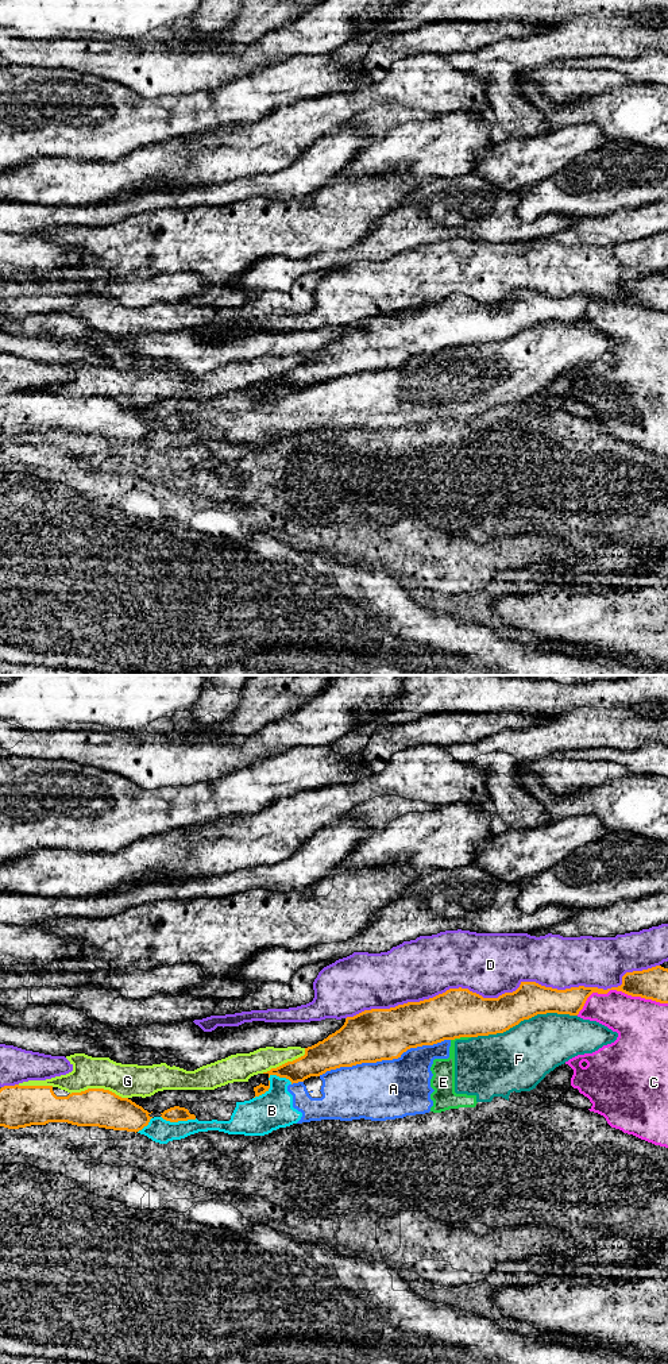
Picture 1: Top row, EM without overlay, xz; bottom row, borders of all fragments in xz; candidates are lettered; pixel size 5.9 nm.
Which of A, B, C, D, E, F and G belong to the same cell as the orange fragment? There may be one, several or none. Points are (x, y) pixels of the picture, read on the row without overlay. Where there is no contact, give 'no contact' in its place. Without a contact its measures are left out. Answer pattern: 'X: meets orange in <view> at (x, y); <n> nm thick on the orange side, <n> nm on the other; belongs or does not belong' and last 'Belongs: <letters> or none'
A: meets orange in xz at (383, 368); 320 nm thick on the orange side, 360 nm on the other; does not belong
B: meets orange in xz at (269, 389); 140 nm thick on the orange side, 220 nm on the other; does not belong
C: meets orange in xz at (618, 299); 190 nm thick on the orange side, 300 nm on the other; does not belong
D: meets orange in xz at (505, 301); 260 nm thick on the orange side, 380 nm on the other; does not belong
E: meets orange in xz at (460, 345); 300 nm thick on the orange side, 140 nm on the other; does not belong
F: meets orange in xz at (524, 327); 220 nm thick on the orange side, 380 nm on the other; does not belong
G: meets orange in xz at (99, 397); 220 nm thick on the orange side, 200 nm on the other; does not belong
Belongs: none

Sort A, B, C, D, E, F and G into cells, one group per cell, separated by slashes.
A B E F / C / D / G

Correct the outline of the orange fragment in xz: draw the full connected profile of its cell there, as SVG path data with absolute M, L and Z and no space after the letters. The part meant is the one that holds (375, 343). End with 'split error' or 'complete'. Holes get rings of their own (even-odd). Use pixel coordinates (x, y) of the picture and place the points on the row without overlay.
M656 274L642 280L626 281L622 285L622 293L618 296L611 296L607 298L598 296L571 296L565 298L557 298L552 296L541 294L536 290L521 290L520 296L513 301L505 301L498 307L483 307L482 304L470 300L468 297L449 297L443 303L433 307L424 308L420 311L408 311L390 317L371 317L364 319L354 325L347 325L344 334L329 343L323 350L305 357L305 363L287 370L277 377L271 377L267 381L269 386L277 384L279 386L286 386L293 392L304 390L310 385L320 385L327 379L336 378L340 375L352 375L362 371L377 371L382 369L393 369L401 366L403 361L410 357L417 357L422 354L433 354L444 348L455 348L460 346L478 346L503 342L510 336L518 334L524 328L529 328L537 323L557 321L578 324L583 317L587 307L592 301L607 303L610 298L622 300L632 305L641 305L645 308L652 308L660 312L668 312L668 277Z; complete

